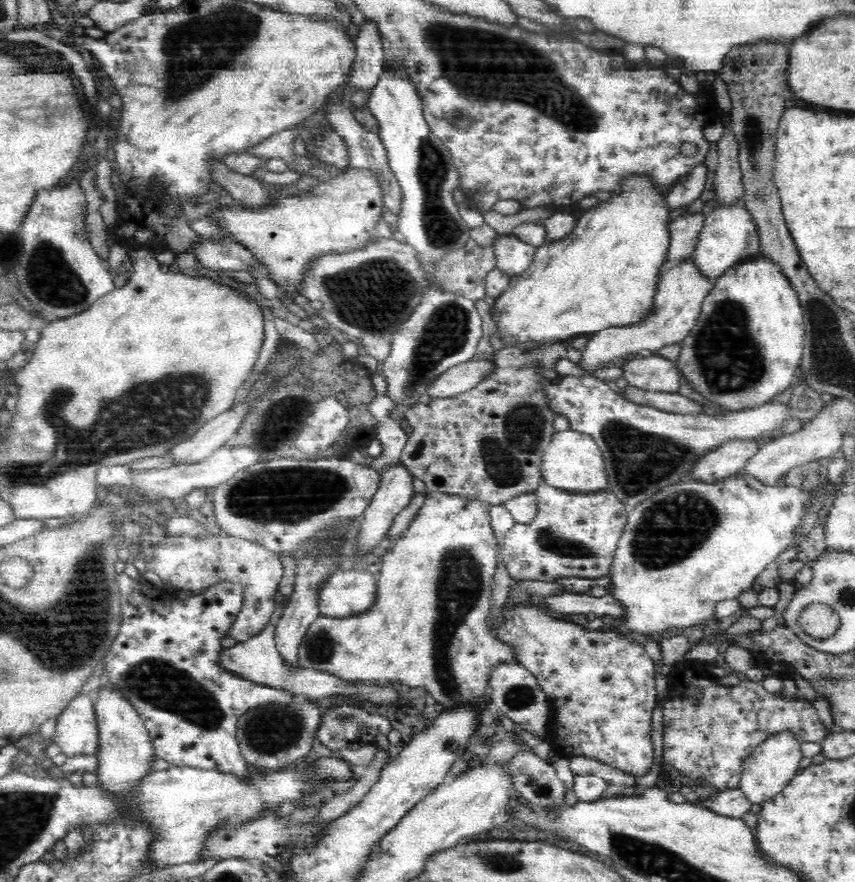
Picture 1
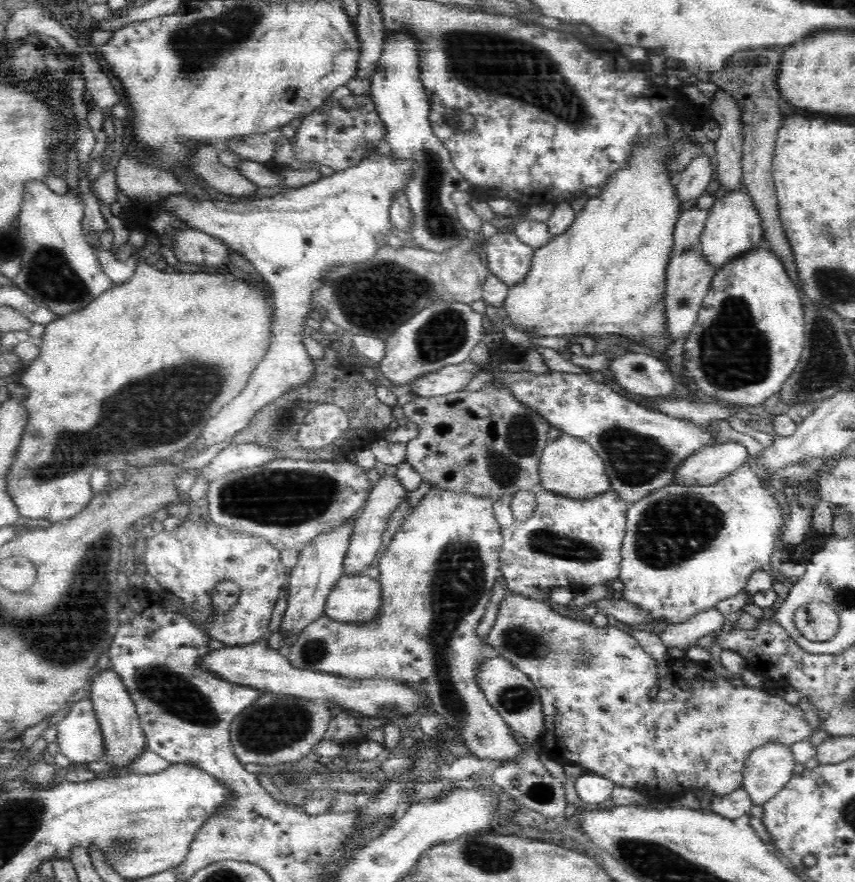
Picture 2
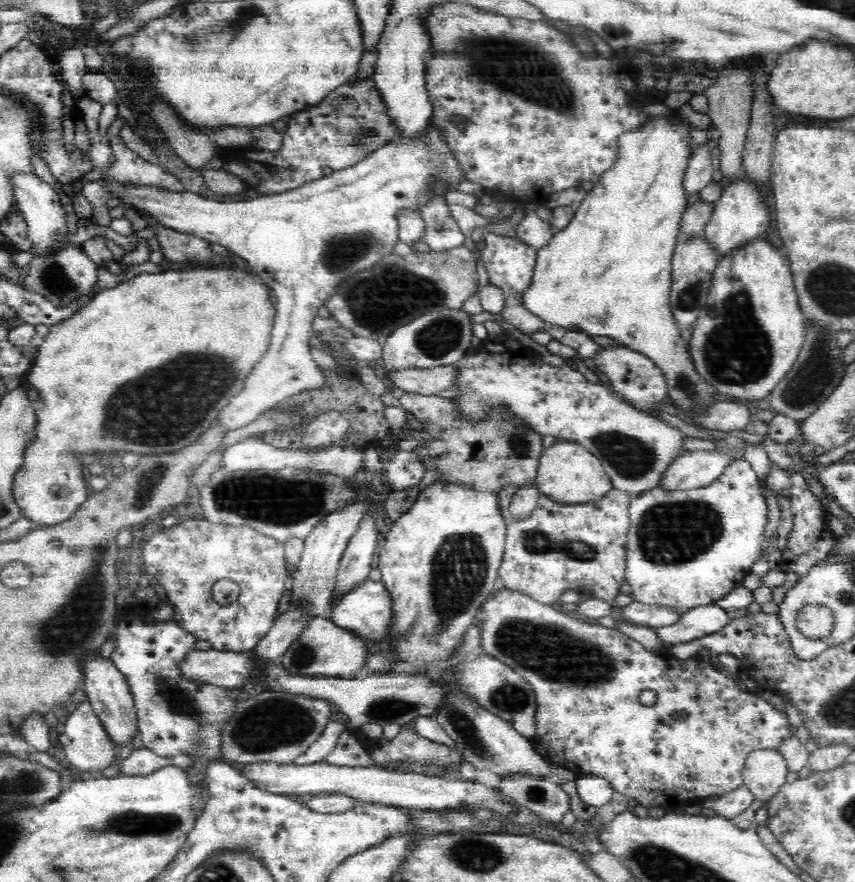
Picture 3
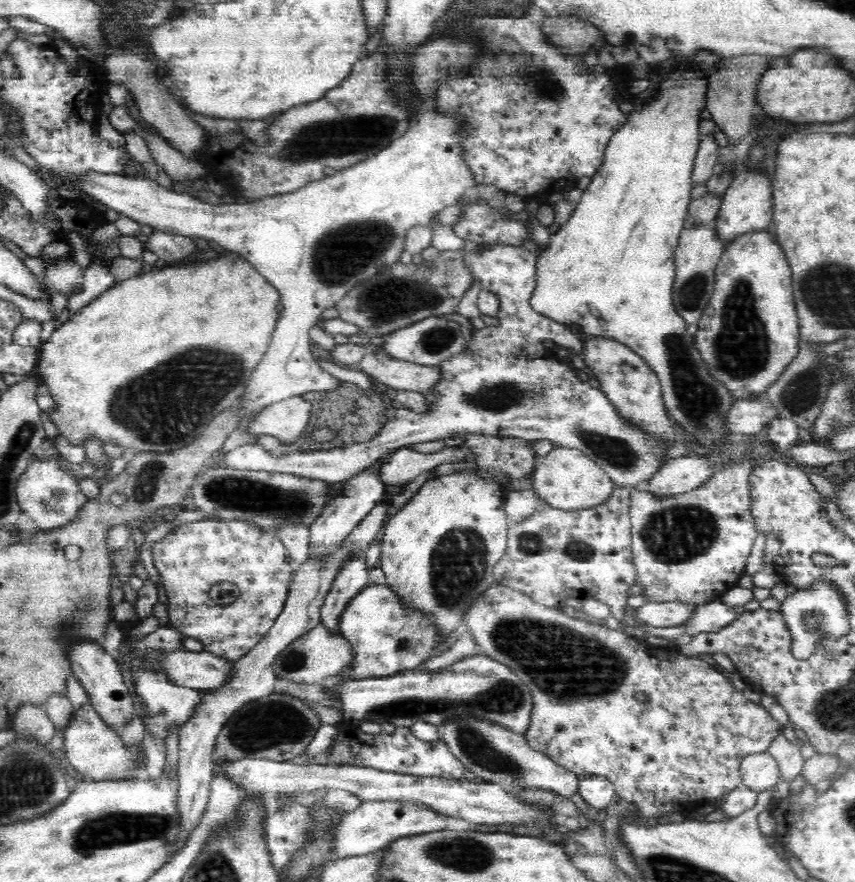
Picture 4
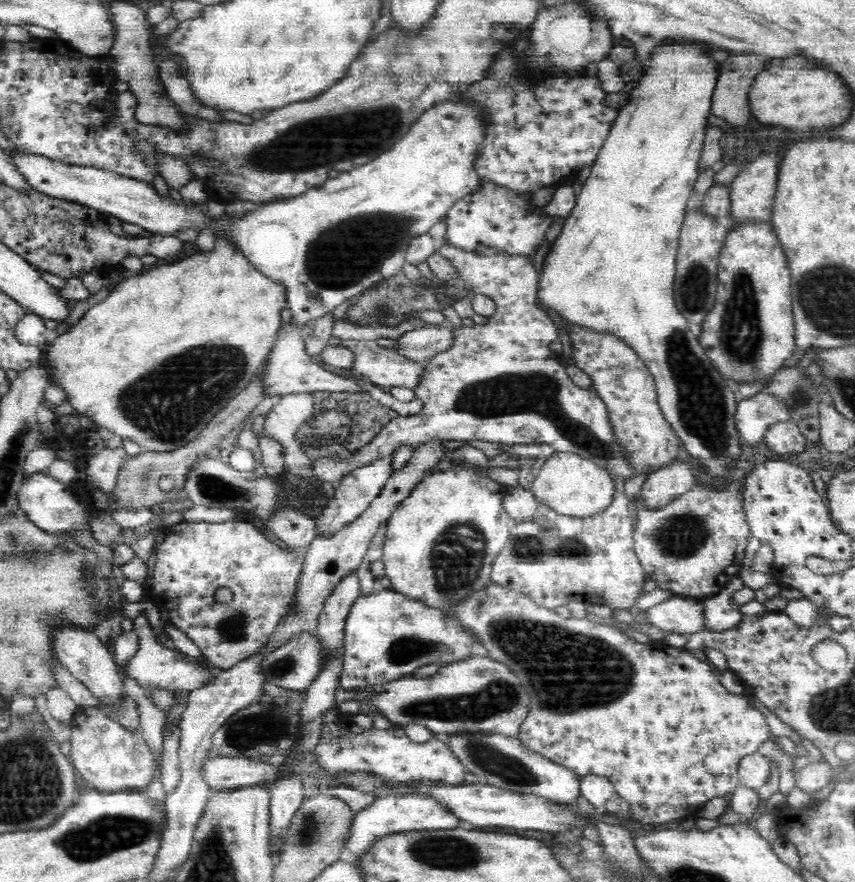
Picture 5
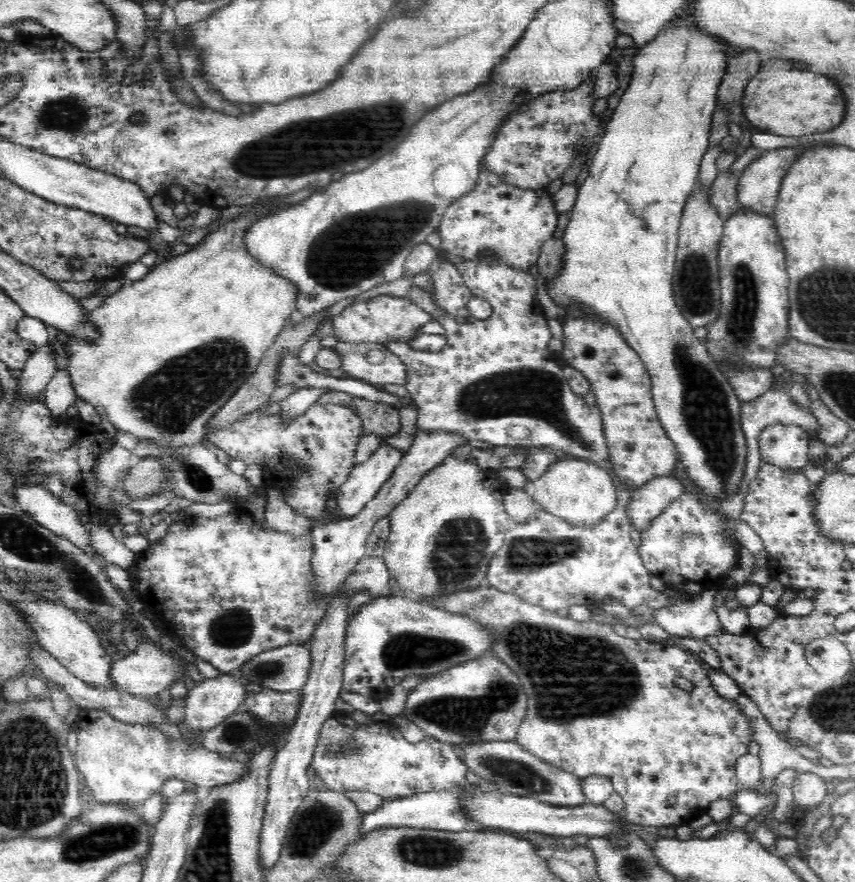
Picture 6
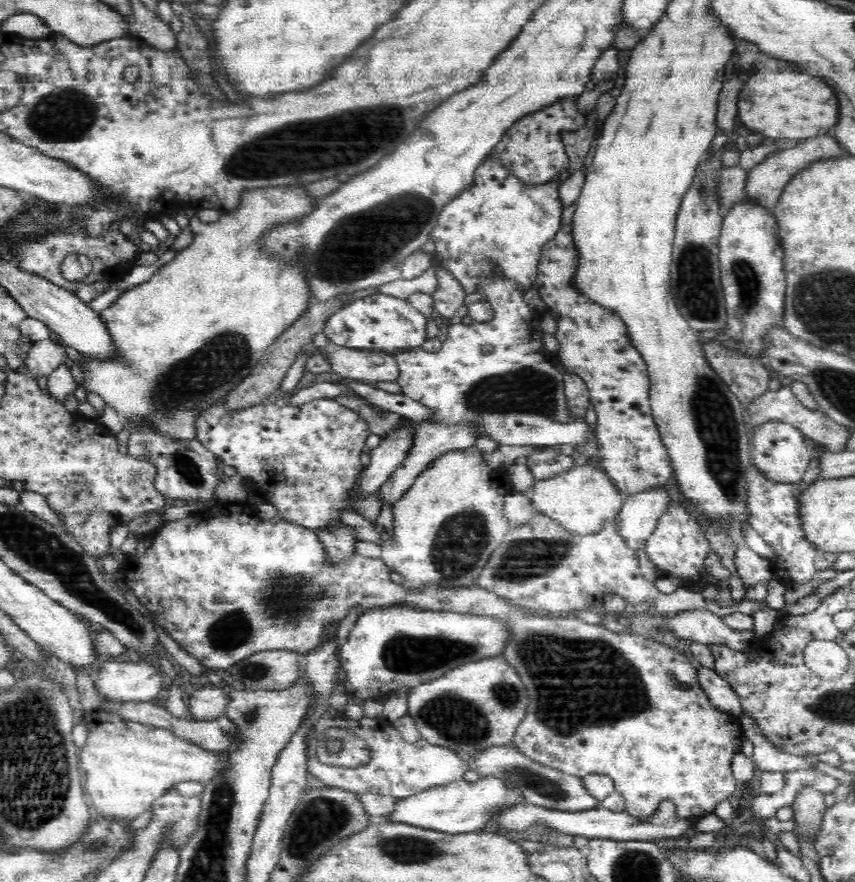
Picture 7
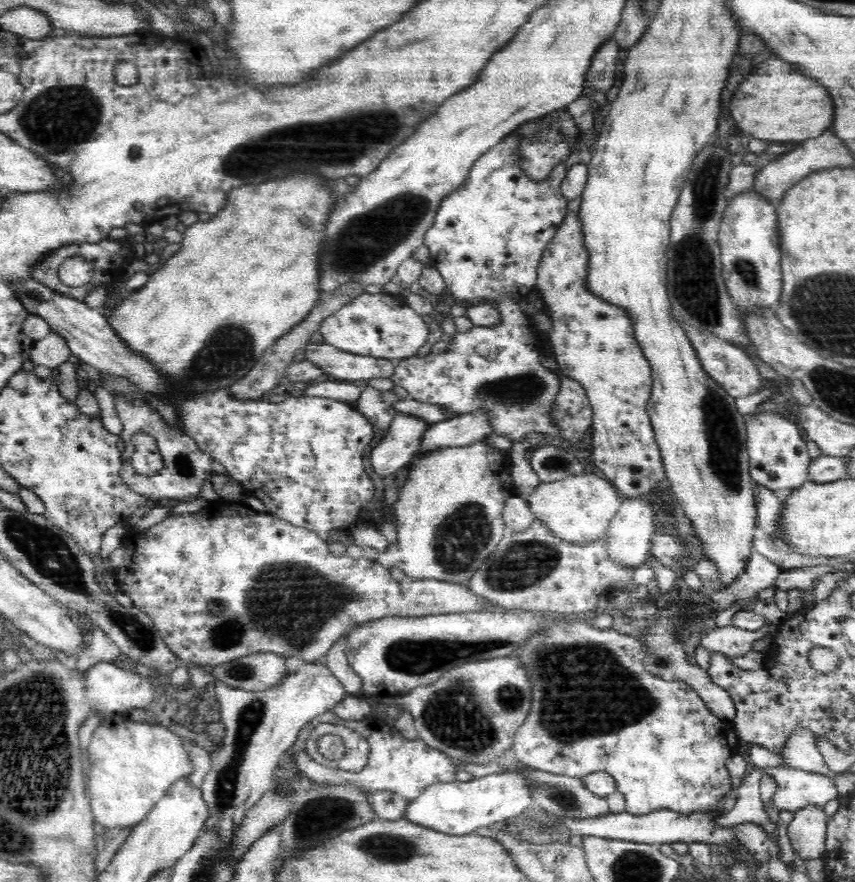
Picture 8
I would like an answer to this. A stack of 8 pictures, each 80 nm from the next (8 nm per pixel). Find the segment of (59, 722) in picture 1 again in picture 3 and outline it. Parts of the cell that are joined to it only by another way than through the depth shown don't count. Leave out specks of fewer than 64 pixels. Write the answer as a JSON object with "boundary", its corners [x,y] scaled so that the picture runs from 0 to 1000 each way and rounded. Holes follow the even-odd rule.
{"boundary":[[[104,795],[96,796],[69,824],[67,844],[73,846],[81,870],[99,880],[111,879],[112,875],[127,870],[132,863],[138,864],[133,861],[136,844],[132,842],[127,831],[123,829]]]}

